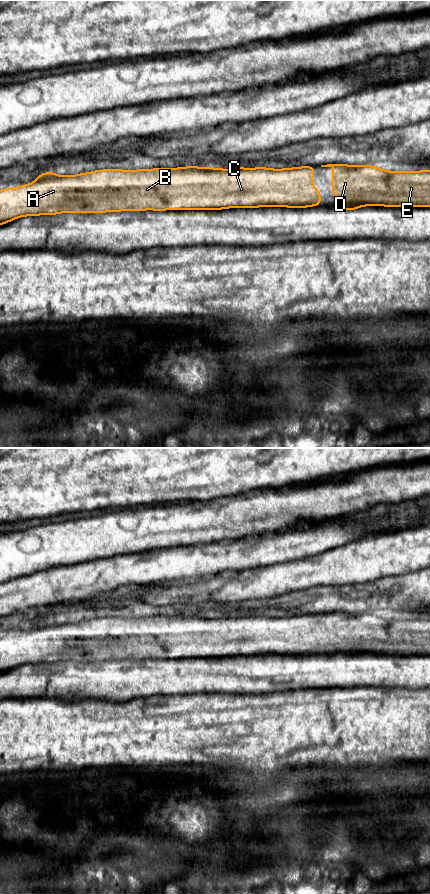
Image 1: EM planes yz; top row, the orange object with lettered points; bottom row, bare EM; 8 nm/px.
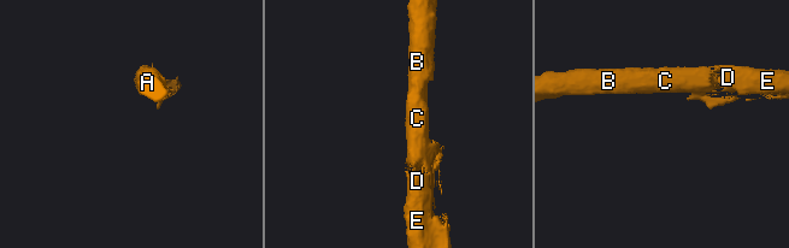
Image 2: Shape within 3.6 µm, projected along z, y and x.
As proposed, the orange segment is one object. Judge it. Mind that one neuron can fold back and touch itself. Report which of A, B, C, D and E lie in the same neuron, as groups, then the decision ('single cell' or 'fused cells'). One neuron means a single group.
groups A B C D E; single cell

